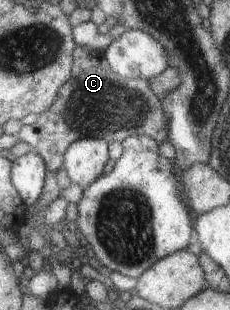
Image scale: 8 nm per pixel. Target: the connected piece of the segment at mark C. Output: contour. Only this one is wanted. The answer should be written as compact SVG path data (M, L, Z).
M77 46L74 58L71 78L56 96L52 108L42 112L36 124L23 125L18 133L21 141L44 158L47 168L53 172L64 168L68 146L79 139L96 138L108 144L121 143L130 136L148 136L157 144L167 140L168 118L164 118L160 99L153 94L148 81L115 74L102 51Z

